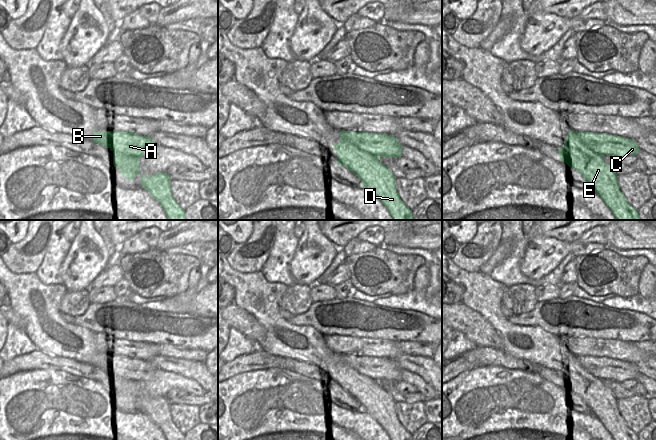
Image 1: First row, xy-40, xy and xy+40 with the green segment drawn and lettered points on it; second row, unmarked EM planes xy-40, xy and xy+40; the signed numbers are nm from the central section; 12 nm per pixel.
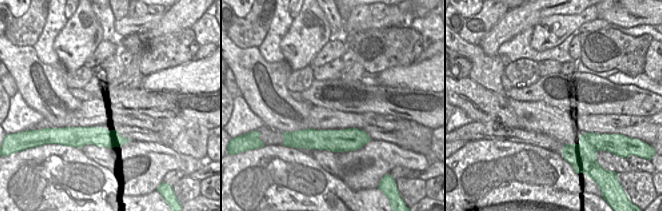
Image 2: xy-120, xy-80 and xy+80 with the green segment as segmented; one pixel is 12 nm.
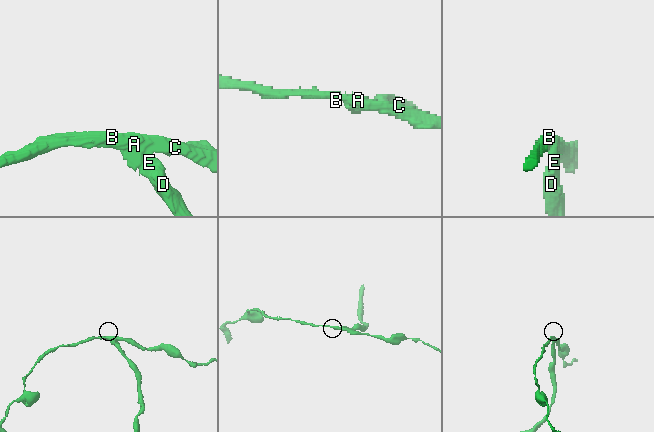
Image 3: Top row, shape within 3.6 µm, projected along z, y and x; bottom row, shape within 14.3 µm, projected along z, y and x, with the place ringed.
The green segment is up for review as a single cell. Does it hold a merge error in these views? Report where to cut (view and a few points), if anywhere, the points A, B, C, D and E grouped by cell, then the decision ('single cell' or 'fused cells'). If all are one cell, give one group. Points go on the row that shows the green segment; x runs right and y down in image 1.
cut in xy along (336, 150), (347, 144), (354, 144), (380, 156); A B C / D E; fused cells

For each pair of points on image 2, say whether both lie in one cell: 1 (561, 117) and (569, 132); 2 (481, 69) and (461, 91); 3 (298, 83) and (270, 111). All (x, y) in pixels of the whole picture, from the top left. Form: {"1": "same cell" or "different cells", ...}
{"1": "same cell", "2": "different cells", "3": "different cells"}

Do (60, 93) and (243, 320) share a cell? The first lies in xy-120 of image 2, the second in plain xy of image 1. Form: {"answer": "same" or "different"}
{"answer": "different"}

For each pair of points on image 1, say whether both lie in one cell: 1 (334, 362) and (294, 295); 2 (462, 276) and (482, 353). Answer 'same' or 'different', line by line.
1: different
2: different

